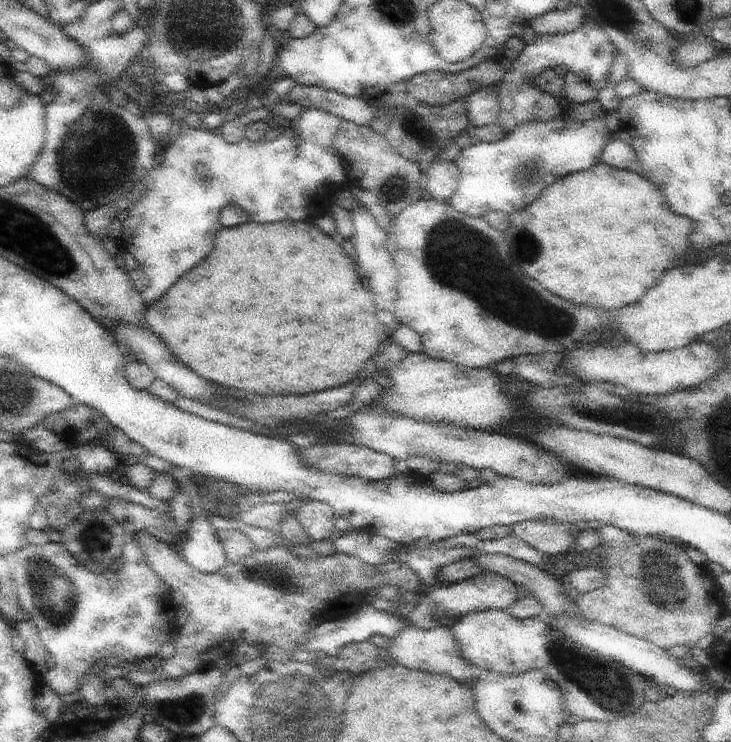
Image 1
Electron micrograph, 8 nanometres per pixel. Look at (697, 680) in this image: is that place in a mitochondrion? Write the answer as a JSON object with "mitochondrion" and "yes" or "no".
{"mitochondrion":"no"}

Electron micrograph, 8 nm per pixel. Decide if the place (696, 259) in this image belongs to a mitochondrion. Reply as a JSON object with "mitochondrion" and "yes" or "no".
{"mitochondrion":"no"}

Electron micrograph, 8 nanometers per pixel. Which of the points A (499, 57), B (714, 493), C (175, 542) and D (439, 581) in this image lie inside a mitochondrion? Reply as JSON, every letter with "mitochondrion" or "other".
{"A":"other","B":"other","C":"other","D":"other"}

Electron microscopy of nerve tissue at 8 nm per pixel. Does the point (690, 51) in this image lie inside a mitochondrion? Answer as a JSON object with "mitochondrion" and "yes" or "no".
{"mitochondrion":"no"}

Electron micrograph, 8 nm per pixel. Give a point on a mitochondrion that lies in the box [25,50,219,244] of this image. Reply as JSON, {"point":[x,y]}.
{"point":[75,159]}

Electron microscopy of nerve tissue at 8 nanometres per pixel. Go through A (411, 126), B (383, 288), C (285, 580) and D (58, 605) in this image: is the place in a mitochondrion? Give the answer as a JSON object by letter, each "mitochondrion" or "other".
{"A":"mitochondrion","B":"other","C":"mitochondrion","D":"mitochondrion"}

